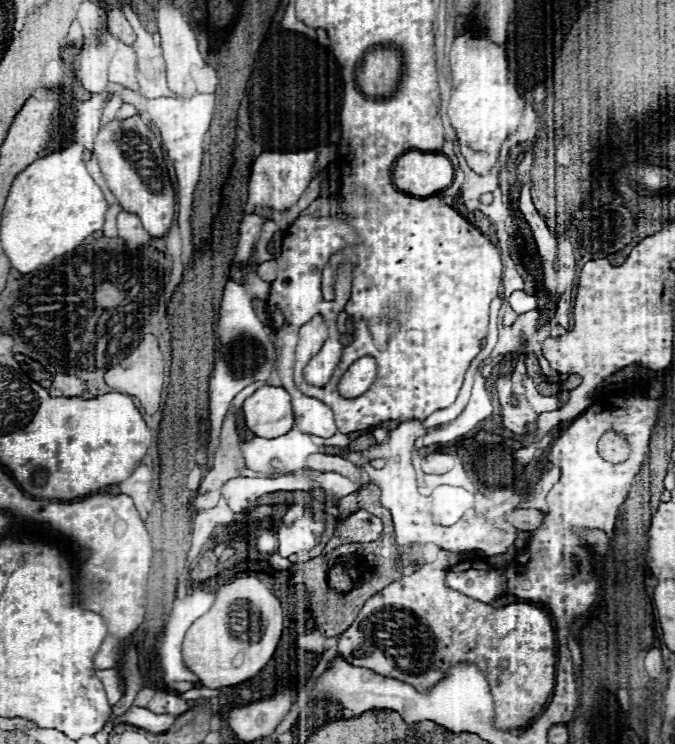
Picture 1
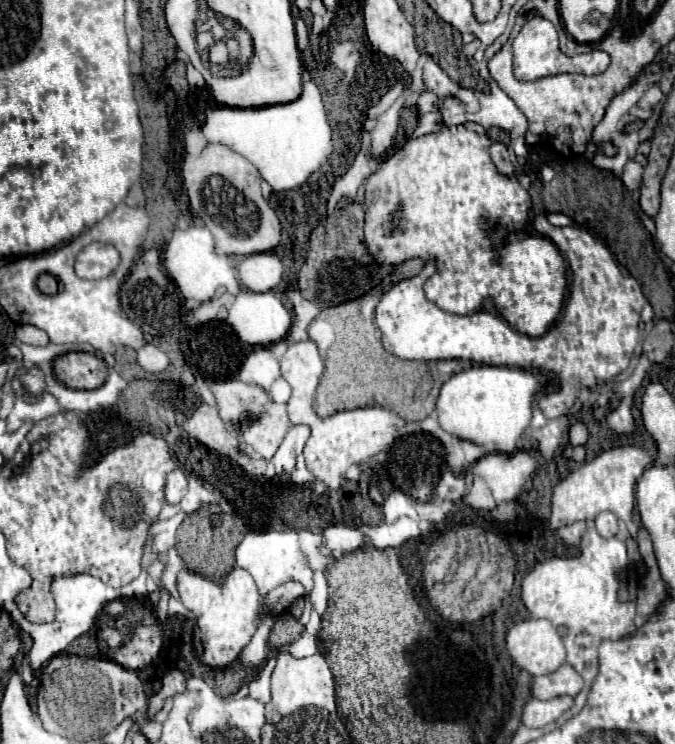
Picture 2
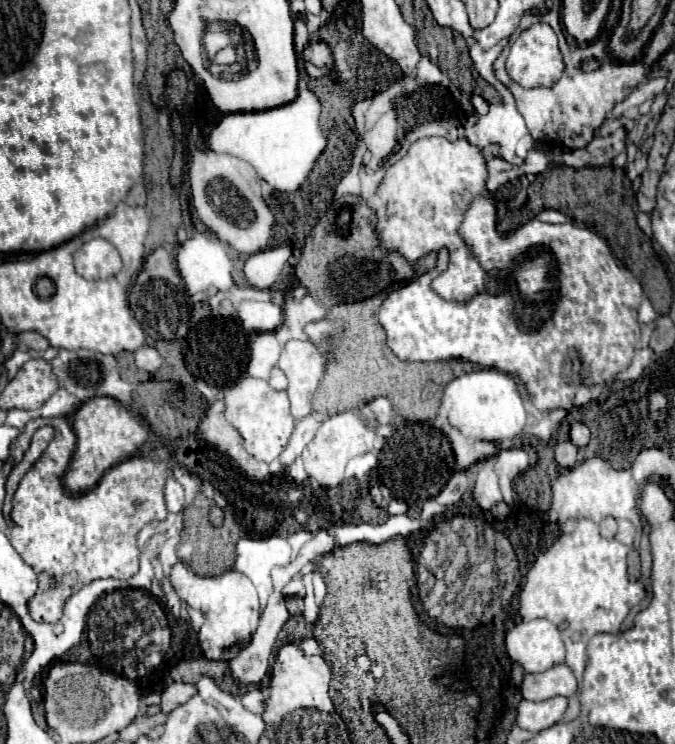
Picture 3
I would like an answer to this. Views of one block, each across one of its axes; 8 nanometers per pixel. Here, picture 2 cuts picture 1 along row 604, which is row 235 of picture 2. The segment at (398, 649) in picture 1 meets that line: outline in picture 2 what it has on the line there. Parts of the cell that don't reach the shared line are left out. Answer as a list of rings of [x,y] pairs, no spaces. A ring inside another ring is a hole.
[[[446,126],[436,134],[426,134],[426,136],[420,136],[420,138],[412,138],[398,152],[394,152],[390,158],[380,162],[378,170],[374,174],[370,174],[370,178],[366,180],[364,194],[366,194],[364,196],[364,208],[366,208],[364,242],[366,242],[366,248],[370,252],[370,256],[376,262],[384,264],[384,266],[398,266],[398,264],[402,264],[404,260],[410,260],[410,258],[420,258],[424,262],[434,260],[436,262],[436,272],[426,280],[424,294],[440,310],[450,312],[450,314],[472,314],[472,312],[480,310],[480,306],[482,306],[482,302],[486,298],[492,298],[496,310],[500,312],[500,316],[504,320],[508,320],[518,332],[528,334],[528,336],[542,336],[556,322],[556,318],[560,316],[560,310],[562,310],[562,304],[564,304],[564,292],[566,292],[566,262],[564,262],[564,258],[560,262],[560,250],[556,248],[556,244],[550,238],[544,238],[544,236],[540,236],[540,234],[536,234],[532,230],[526,232],[528,212],[530,212],[532,200],[530,200],[528,192],[524,192],[524,188],[520,186],[516,176],[504,176],[504,174],[500,174],[496,170],[496,166],[492,164],[492,160],[488,156],[488,136],[480,136],[480,134],[472,132],[472,130],[466,130],[464,126],[450,126],[450,128]],[[494,224],[504,226],[508,230],[506,240],[498,248],[498,254],[496,254],[496,250],[492,250],[492,238],[490,238],[490,230],[494,228]]]

